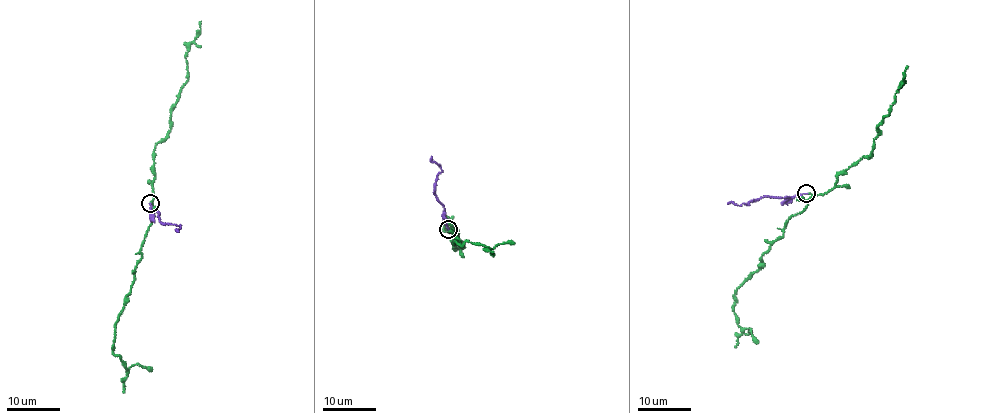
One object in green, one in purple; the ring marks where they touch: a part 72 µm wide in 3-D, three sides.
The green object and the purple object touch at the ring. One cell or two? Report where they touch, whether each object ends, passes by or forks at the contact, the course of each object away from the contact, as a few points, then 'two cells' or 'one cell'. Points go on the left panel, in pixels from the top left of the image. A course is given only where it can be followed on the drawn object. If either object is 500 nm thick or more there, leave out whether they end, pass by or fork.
place (150, 203); green ends; purple ends; course green (150, 204), (152, 219), (116, 327), (113, 351), (127, 369), (134, 364), (152, 369); course purple (150, 204), (151, 210), (160, 214), (160, 221), (180, 226), (179, 232); two cells

